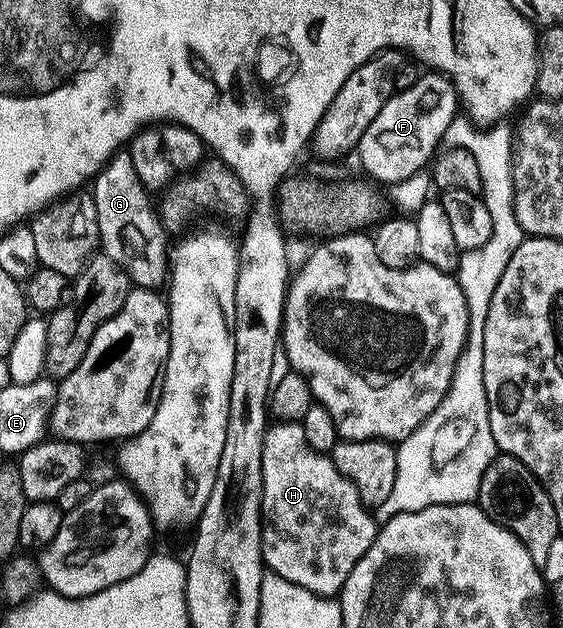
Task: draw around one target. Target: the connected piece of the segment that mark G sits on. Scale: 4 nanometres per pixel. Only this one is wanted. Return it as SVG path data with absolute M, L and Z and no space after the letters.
M116 151L106 165L93 178L93 196L97 207L97 227L100 246L106 247L110 241L123 241L117 252L117 259L130 274L136 286L155 289L164 284L169 273L169 234L159 220L152 194L141 183L133 167L130 152Z

